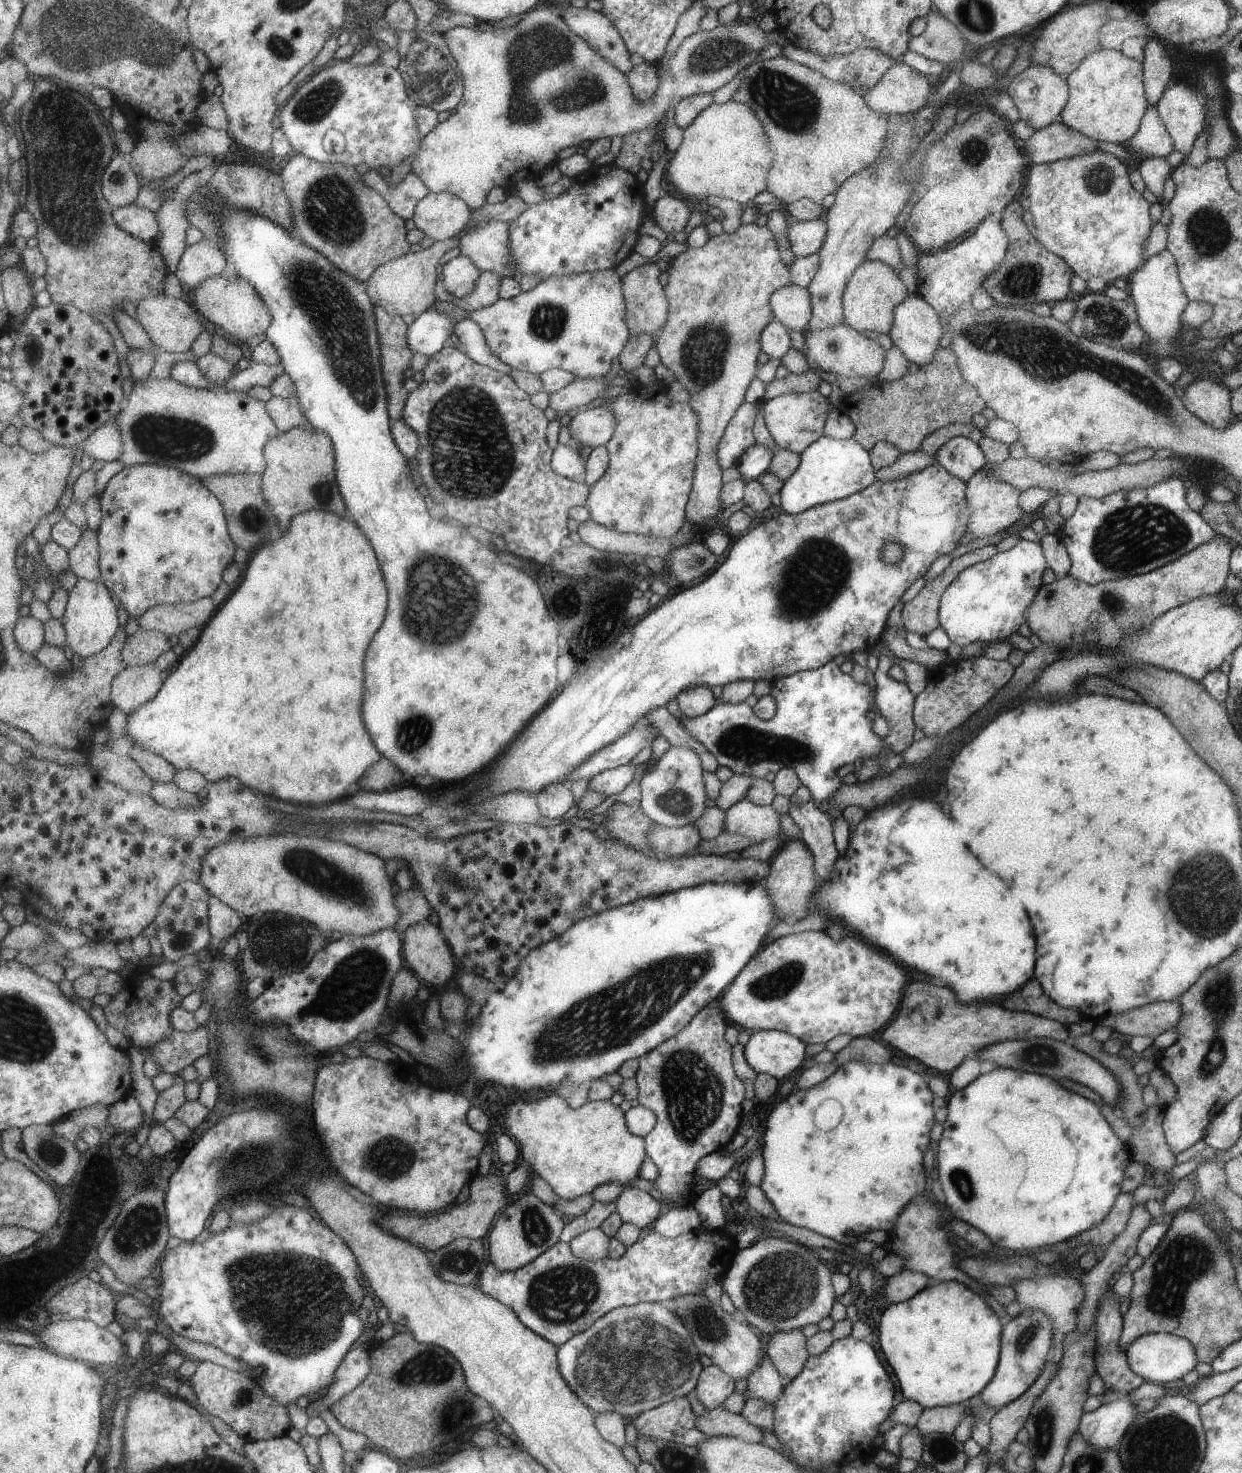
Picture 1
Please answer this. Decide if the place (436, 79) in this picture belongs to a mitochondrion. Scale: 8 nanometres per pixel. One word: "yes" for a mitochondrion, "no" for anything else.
yes

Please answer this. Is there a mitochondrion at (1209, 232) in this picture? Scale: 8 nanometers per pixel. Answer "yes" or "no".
yes

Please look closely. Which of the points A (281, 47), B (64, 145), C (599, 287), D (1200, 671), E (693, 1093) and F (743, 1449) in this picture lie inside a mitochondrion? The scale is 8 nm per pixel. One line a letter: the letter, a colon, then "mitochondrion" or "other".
A: mitochondrion
B: mitochondrion
C: other
D: other
E: mitochondrion
F: other

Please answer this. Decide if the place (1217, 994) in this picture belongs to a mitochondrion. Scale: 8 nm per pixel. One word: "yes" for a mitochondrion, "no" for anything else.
yes

